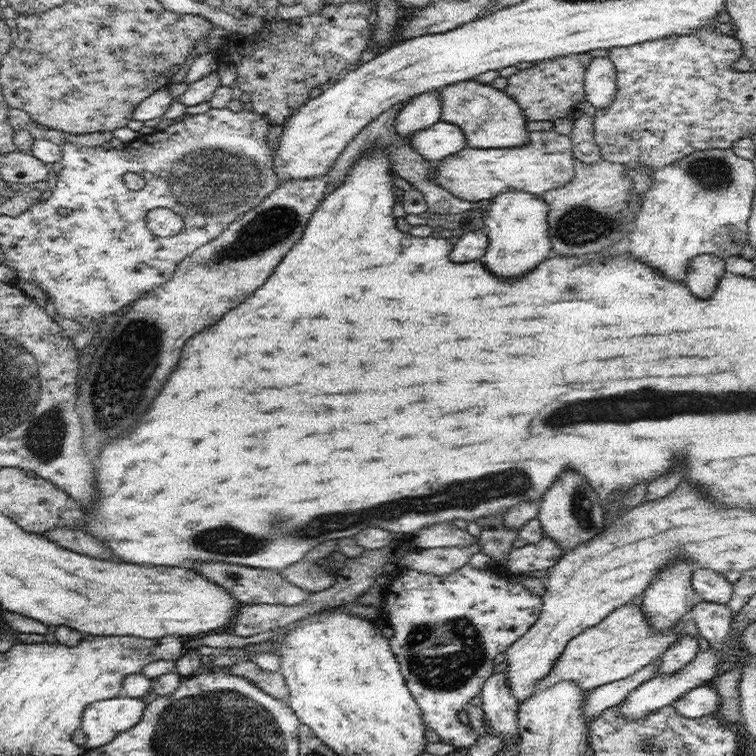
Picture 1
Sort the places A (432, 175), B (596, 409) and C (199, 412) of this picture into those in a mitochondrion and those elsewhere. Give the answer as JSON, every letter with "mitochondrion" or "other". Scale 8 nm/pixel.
{"A":"other","B":"mitochondrion","C":"other"}

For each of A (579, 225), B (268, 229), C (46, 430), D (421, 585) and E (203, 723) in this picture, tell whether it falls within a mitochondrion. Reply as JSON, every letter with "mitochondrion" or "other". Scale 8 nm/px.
{"A":"mitochondrion","B":"mitochondrion","C":"mitochondrion","D":"other","E":"mitochondrion"}

